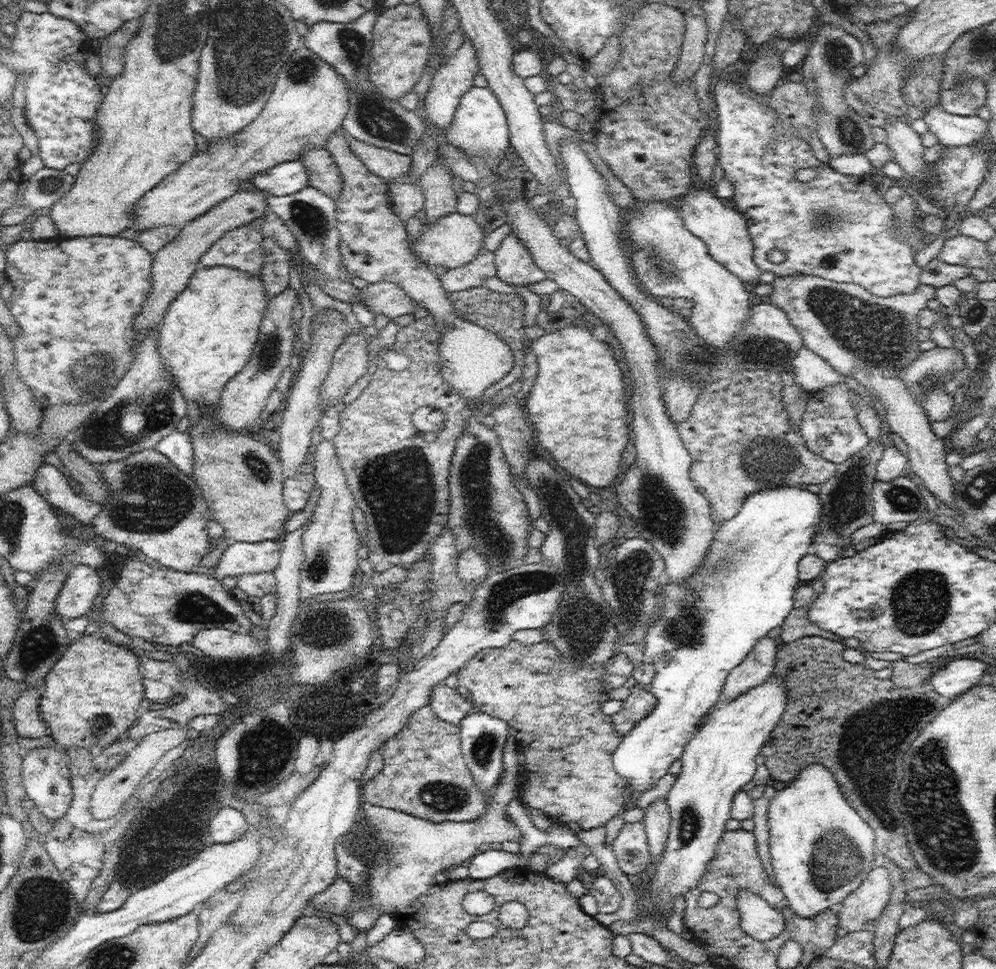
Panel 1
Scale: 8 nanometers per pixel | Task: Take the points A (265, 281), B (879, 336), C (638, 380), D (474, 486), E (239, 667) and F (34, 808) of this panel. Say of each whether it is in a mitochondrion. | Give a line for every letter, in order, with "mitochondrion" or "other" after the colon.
A: other
B: mitochondrion
C: other
D: mitochondrion
E: other
F: other

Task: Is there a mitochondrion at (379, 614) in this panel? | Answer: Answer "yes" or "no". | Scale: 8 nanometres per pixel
no

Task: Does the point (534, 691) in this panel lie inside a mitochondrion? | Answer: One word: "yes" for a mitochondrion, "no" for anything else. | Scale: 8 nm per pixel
no

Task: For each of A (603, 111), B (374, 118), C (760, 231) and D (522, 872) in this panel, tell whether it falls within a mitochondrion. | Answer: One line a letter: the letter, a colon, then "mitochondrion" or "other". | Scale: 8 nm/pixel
A: other
B: mitochondrion
C: other
D: other

